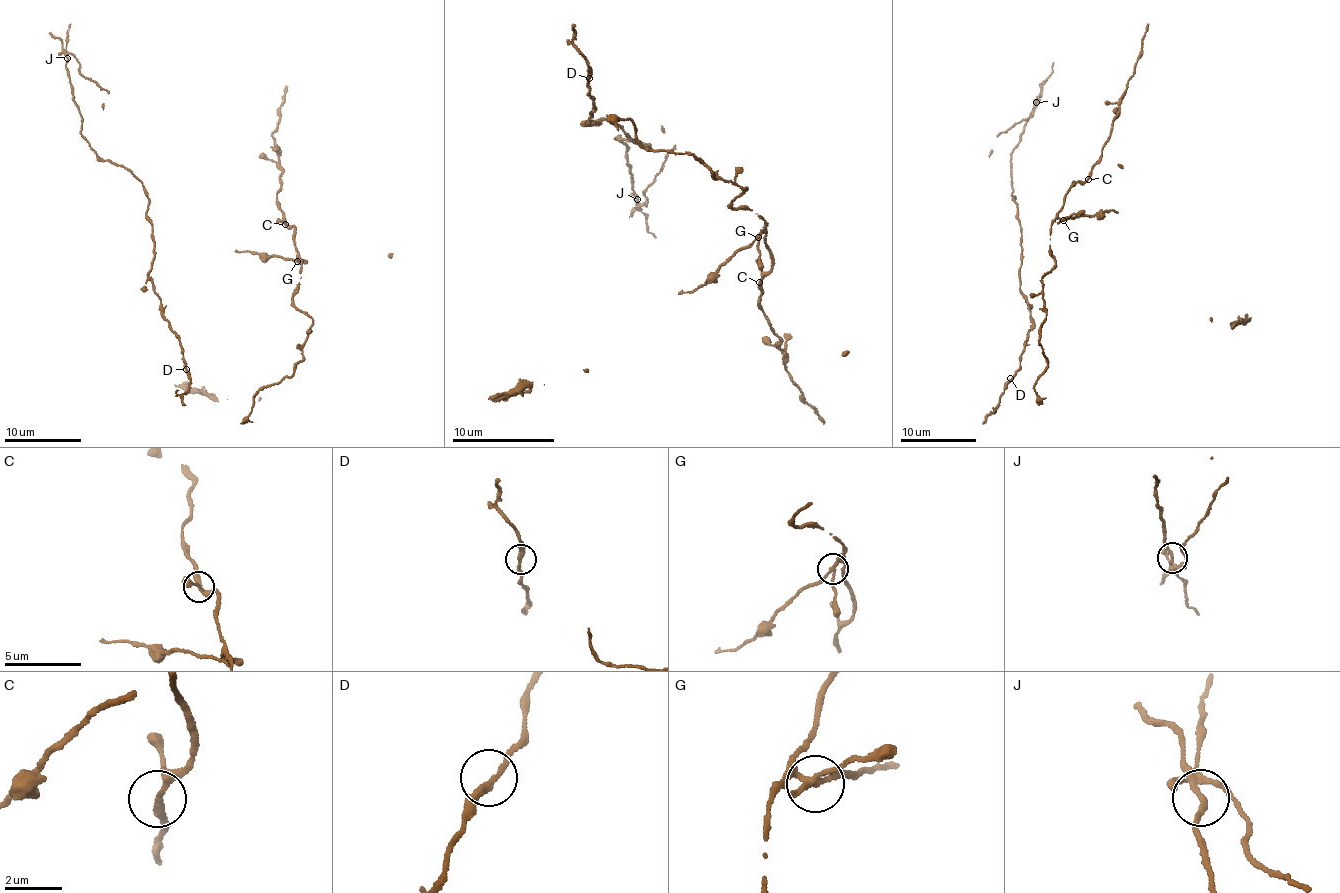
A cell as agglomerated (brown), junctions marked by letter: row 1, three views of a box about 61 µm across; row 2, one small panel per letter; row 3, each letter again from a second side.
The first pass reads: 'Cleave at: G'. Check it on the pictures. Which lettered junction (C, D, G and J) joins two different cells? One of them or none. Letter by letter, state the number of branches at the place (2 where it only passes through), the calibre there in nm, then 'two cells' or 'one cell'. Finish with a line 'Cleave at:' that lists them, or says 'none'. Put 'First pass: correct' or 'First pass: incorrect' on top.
First pass: correct
C: 3 | 180 nm | one cell
D: 2 | 200 nm | one cell
G: 4 | 180 nm | two cells
J: 4 | 160 nm | one cell
Cleave at: G

